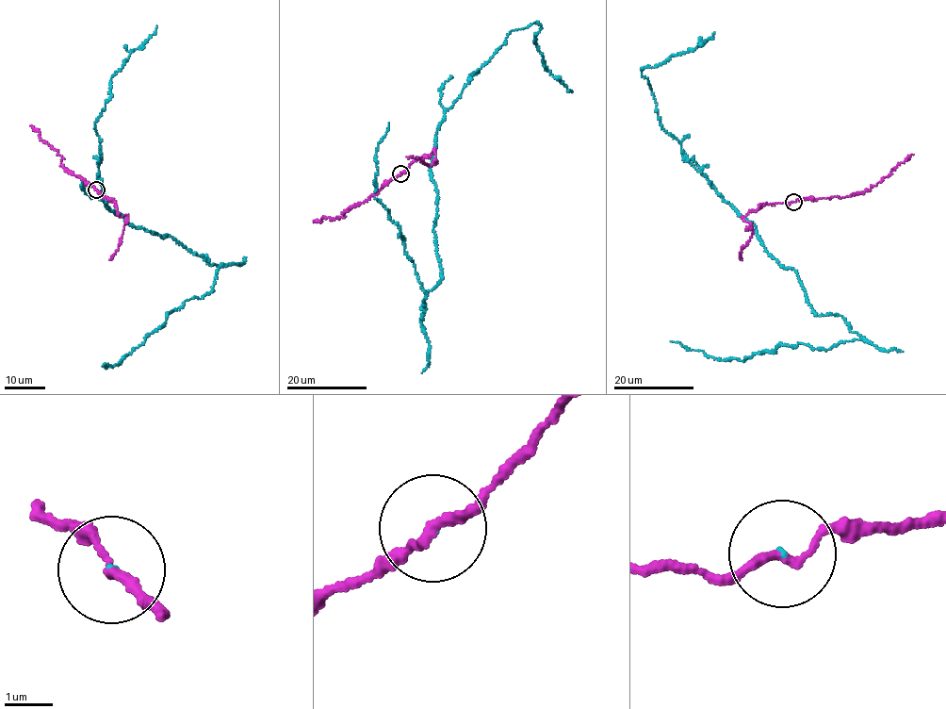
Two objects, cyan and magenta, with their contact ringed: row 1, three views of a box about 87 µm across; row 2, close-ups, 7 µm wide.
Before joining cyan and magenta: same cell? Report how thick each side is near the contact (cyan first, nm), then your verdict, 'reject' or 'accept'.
50 nm thick on the cyan side, 170 nm on the other; reject

